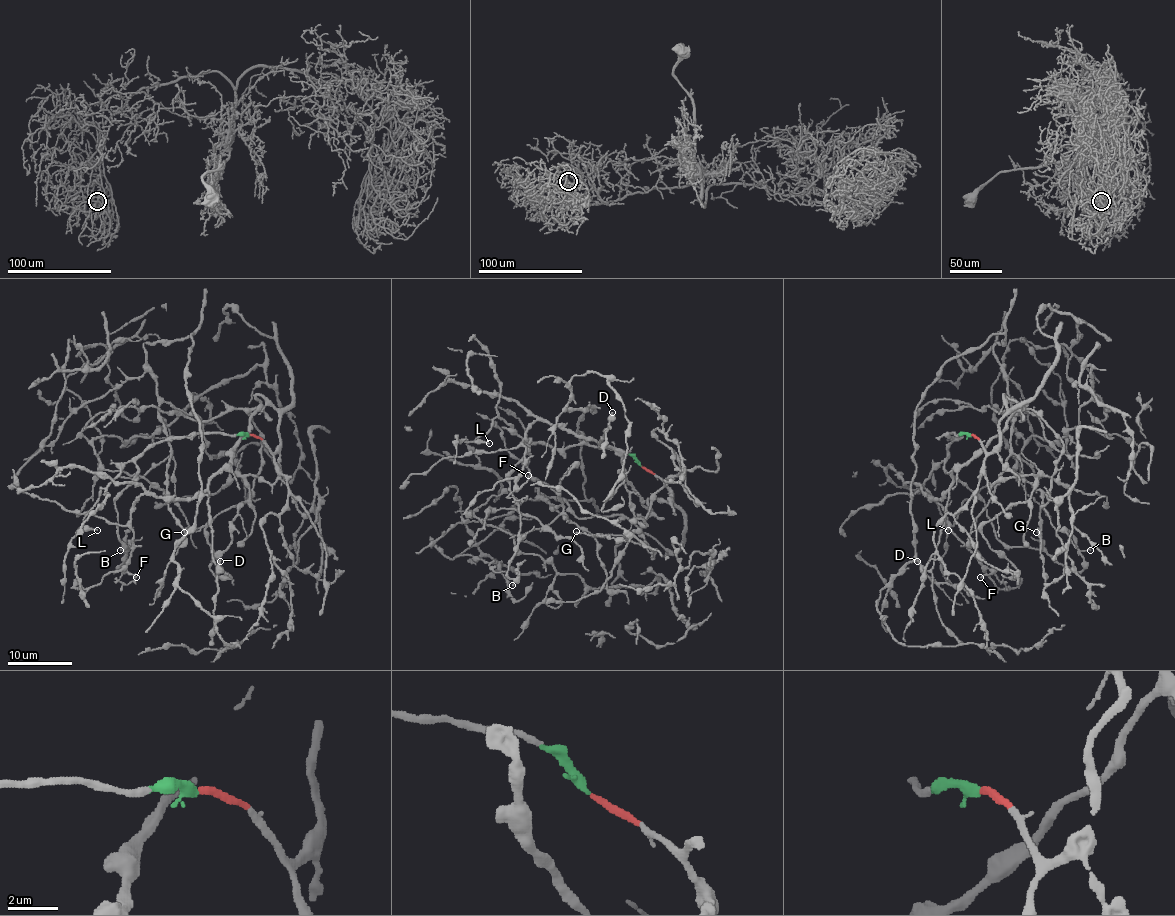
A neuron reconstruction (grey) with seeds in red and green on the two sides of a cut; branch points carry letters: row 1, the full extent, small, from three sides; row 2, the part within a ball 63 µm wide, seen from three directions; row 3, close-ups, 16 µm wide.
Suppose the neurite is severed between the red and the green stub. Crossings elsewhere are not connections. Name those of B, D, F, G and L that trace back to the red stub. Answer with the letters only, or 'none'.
D, F, G

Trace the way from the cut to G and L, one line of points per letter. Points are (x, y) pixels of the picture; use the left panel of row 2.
G: (250, 435), (277, 448), (279, 413), (259, 395), (255, 408), (242, 408), (261, 445), (251, 494), (184, 531)
L: (248, 435), (192, 434), (149, 445), (104, 488), (83, 520), (89, 528), (97, 530)

